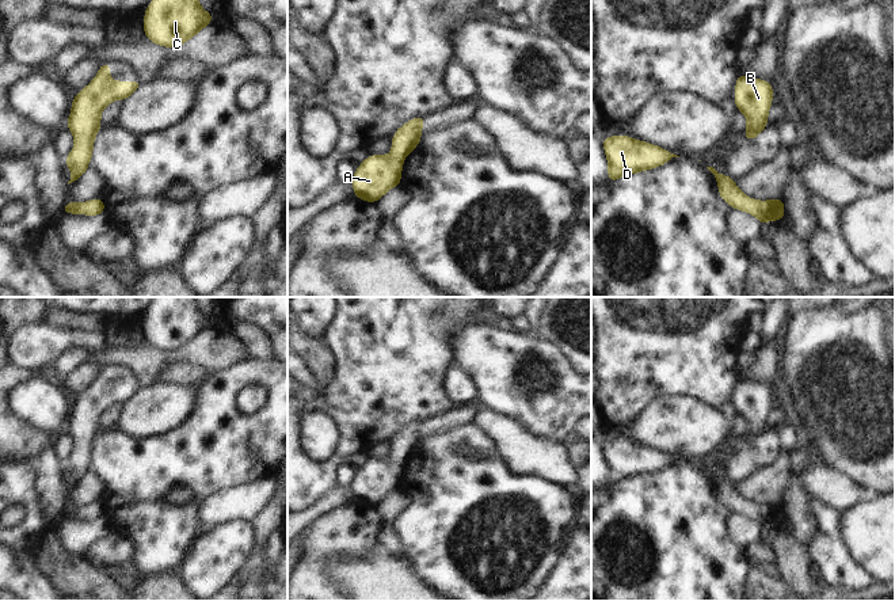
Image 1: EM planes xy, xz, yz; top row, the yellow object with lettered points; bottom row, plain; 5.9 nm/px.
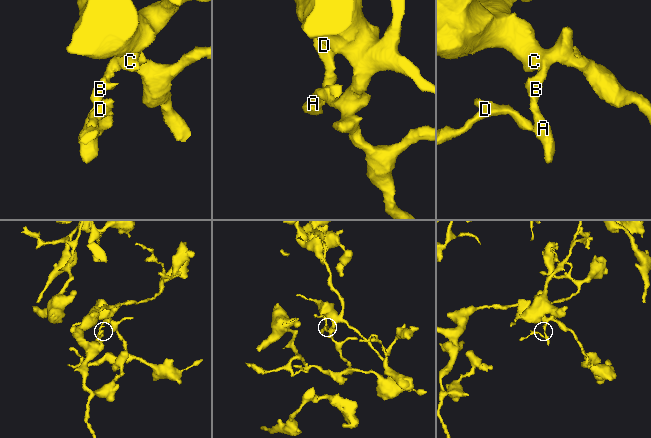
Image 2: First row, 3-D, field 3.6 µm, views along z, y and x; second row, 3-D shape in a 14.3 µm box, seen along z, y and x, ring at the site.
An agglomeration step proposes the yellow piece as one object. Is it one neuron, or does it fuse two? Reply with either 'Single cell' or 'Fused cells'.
Single cell.

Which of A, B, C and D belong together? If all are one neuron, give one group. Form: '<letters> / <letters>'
A B C D

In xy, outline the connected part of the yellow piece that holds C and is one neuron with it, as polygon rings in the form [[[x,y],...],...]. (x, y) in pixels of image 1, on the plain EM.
[[[156,297],[145,313],[144,335],[152,346],[175,353],[209,327],[212,317],[202,313],[197,297]]]

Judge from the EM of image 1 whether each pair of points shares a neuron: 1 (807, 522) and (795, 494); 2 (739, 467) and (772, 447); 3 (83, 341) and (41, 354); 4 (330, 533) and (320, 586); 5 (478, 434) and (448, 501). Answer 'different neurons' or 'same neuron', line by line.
1: same neuron
2: same neuron
3: same neuron
4: same neuron
5: same neuron

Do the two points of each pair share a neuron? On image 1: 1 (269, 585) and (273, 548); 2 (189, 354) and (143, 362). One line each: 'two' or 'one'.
1: one
2: one

